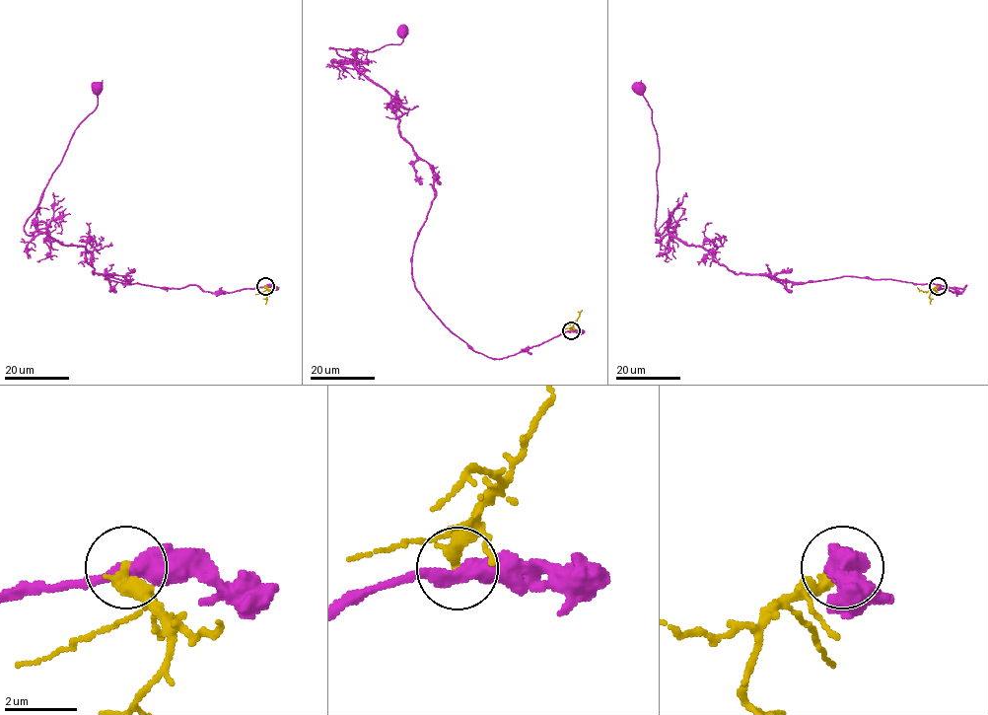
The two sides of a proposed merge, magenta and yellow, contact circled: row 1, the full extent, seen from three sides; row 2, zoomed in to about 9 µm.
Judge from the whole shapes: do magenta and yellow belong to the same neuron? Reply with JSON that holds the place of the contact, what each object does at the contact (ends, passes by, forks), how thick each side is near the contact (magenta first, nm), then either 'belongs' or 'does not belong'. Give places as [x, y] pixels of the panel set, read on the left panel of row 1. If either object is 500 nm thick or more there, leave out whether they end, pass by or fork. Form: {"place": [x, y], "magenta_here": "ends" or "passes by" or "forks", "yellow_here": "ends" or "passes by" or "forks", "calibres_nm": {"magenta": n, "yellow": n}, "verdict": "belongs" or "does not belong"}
{"place": [265, 286], "magenta_here": "passes by", "yellow_here": "ends", "calibres_nm": {"magenta": 440, "yellow": 360}, "verdict": "does not belong"}

